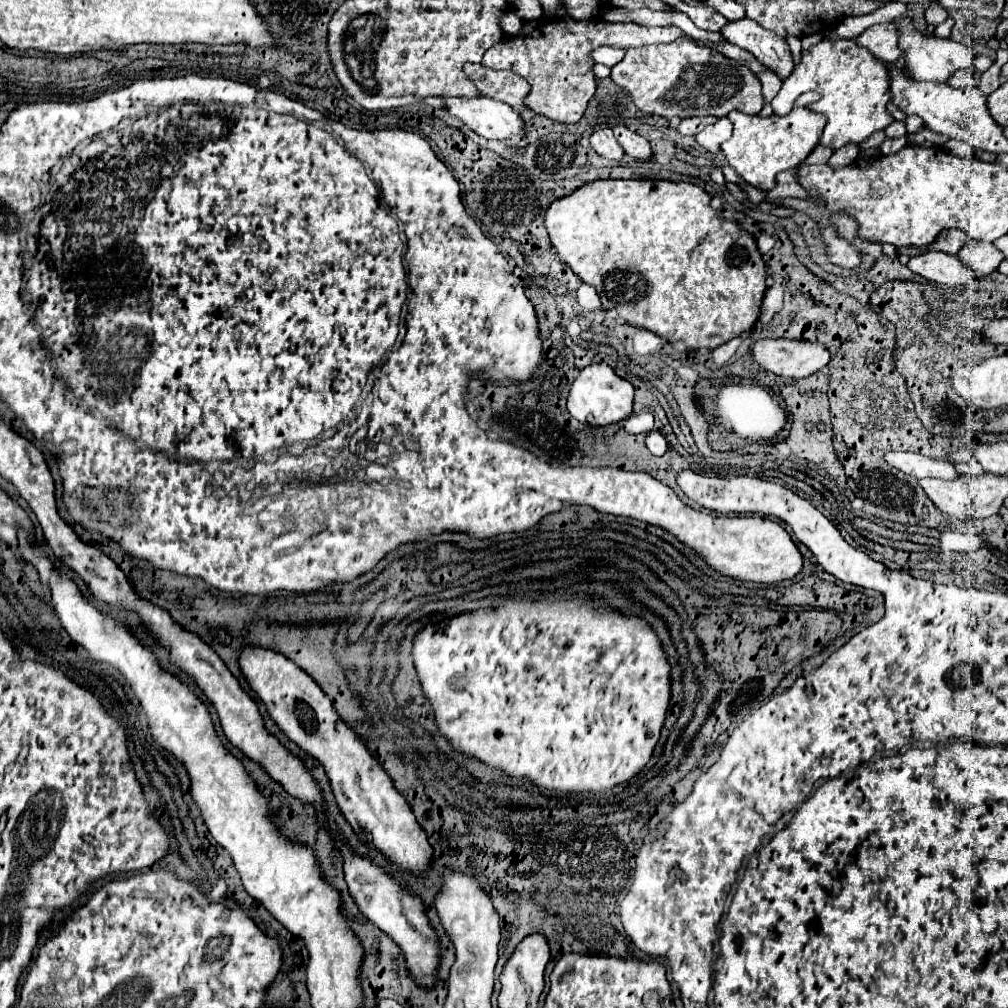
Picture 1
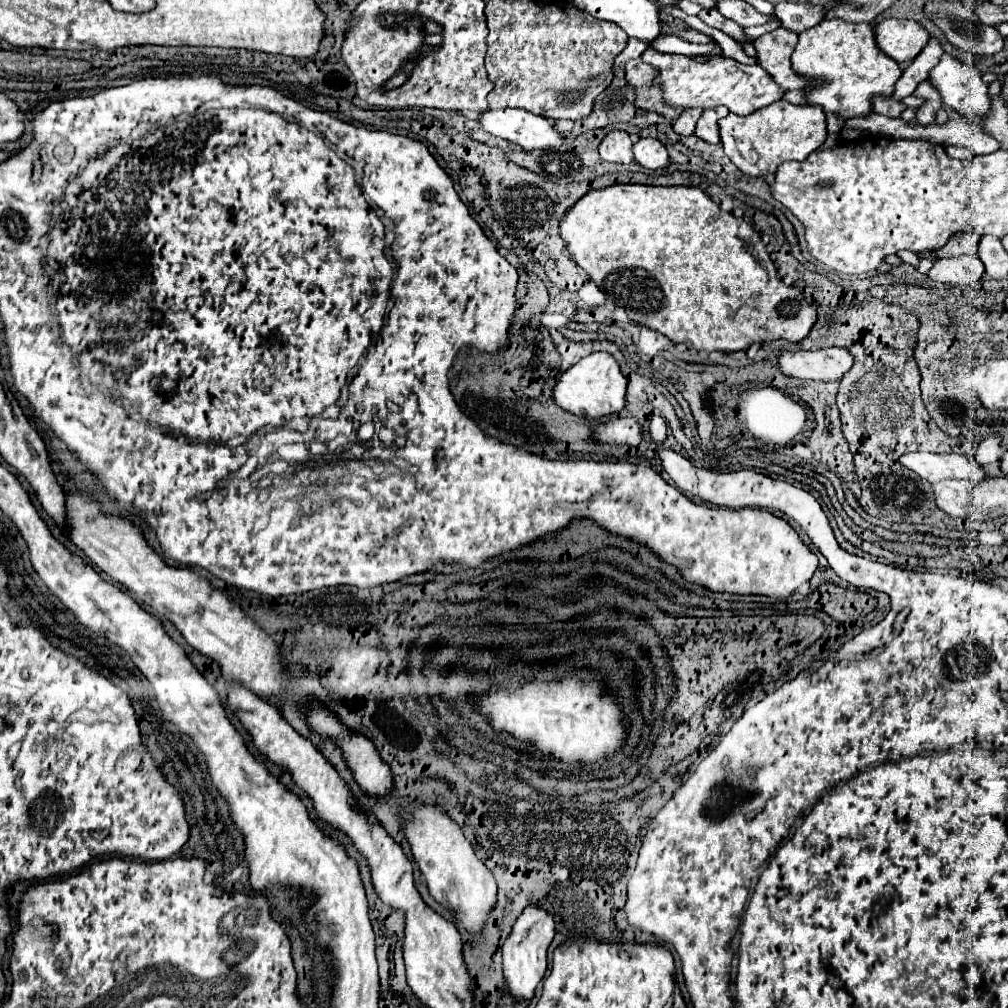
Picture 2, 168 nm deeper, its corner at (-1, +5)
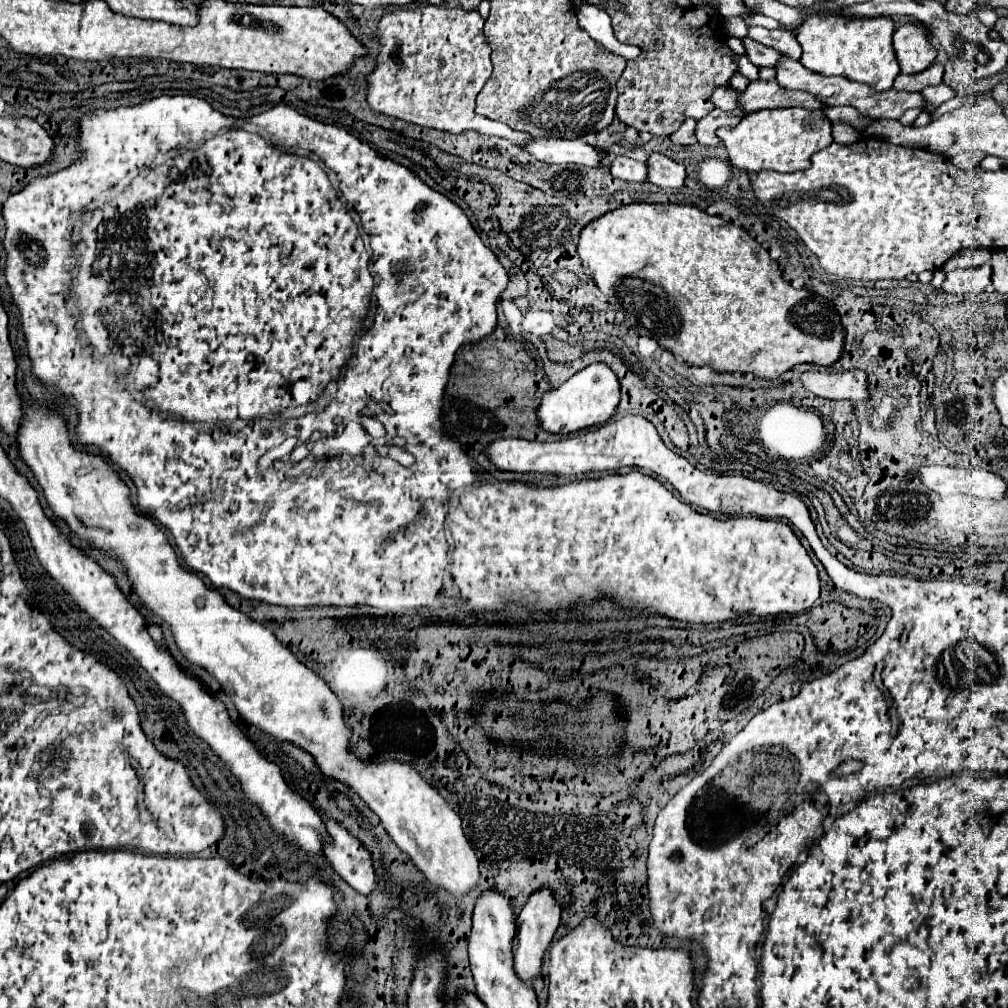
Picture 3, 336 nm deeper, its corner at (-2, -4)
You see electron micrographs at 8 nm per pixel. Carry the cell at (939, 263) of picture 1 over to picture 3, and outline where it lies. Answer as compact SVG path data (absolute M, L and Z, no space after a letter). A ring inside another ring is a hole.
M983 265L981 269L959 269L947 273L947 279L941 289L955 295L967 295L981 293L989 285L991 285L991 267Z

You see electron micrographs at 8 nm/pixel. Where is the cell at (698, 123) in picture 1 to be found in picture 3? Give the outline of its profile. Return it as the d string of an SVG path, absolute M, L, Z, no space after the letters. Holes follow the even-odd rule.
M687 119L687 121L683 121L683 125L671 135L671 141L675 143L675 145L695 145L697 143L697 139L695 139L695 119Z

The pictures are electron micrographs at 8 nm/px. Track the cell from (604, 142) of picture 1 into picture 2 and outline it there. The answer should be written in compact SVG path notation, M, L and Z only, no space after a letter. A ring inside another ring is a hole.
M622 130L606 132L606 136L600 142L600 156L608 162L622 162L622 164L634 162L630 136Z

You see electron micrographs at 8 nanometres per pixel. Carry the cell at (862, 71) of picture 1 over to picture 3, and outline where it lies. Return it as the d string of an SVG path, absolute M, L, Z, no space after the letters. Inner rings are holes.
M815 13L805 19L797 31L797 41L803 49L801 65L821 75L841 75L865 85L887 91L893 87L895 75L899 75L899 63L893 49L893 19L891 17L839 17Z

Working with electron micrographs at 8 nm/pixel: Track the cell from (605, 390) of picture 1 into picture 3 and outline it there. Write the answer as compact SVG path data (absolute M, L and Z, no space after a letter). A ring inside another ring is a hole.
M595 363L595 365L589 365L583 371L575 373L563 385L547 391L541 397L541 403L537 409L537 419L539 419L539 425L543 431L567 435L573 431L581 431L581 429L589 429L589 427L607 423L611 419L611 415L615 413L617 405L619 405L619 381L617 381L615 373L611 373L605 363Z

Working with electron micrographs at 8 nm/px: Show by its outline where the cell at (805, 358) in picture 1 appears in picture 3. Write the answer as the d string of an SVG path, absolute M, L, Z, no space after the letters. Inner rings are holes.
M859 369L847 371L847 373L815 373L807 371L801 375L801 381L805 389L811 393L825 397L825 399L847 399L853 403L867 401L869 395L869 383L867 375Z

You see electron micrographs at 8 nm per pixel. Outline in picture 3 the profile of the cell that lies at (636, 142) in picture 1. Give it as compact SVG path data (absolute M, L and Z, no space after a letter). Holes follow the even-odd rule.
M653 153L647 161L649 181L663 189L681 189L685 185L685 165L677 163L661 153Z

